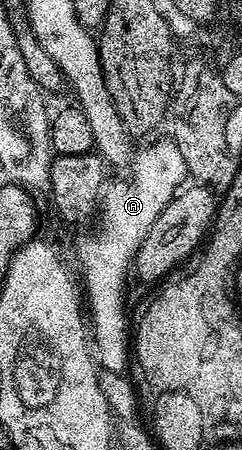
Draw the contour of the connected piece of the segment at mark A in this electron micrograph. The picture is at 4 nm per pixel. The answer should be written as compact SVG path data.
M172 139L157 141L146 149L138 148L132 154L128 173L129 181L106 184L99 201L101 222L97 230L77 241L83 301L87 306L87 317L95 338L95 353L100 368L110 369L113 373L121 373L124 369L126 372L131 361L131 341L128 336L125 338L125 276L130 276L133 257L139 251L147 231L151 231L151 223L159 219L165 204L176 197L182 188L181 180L187 177L183 155L179 155L179 147Z

